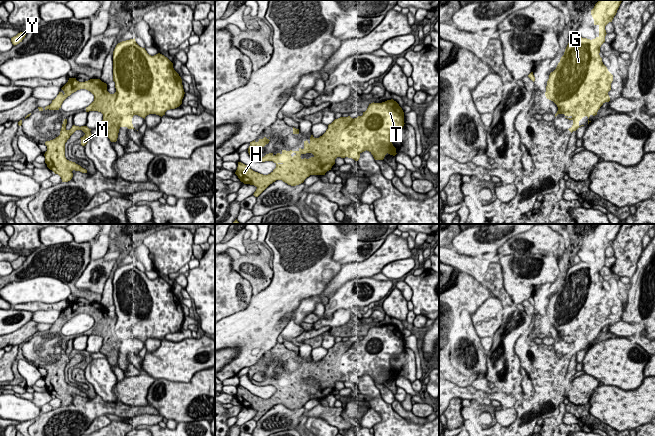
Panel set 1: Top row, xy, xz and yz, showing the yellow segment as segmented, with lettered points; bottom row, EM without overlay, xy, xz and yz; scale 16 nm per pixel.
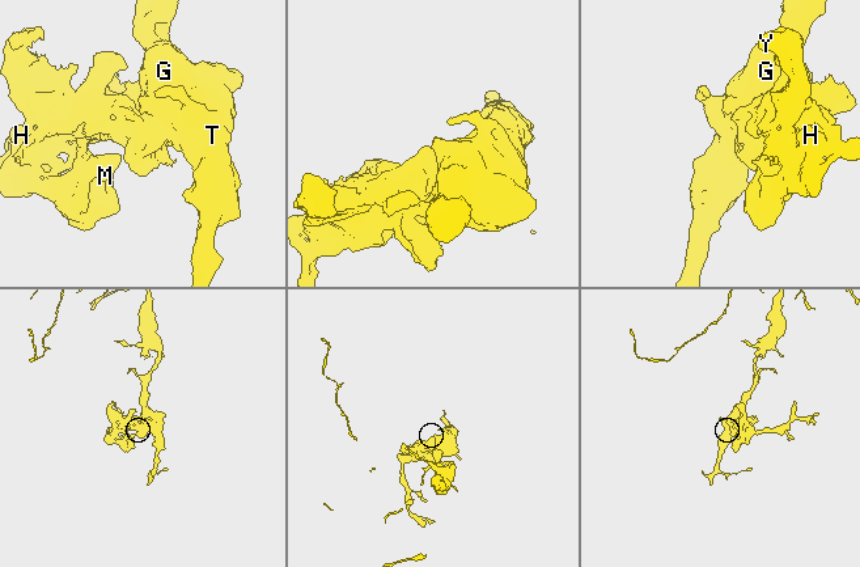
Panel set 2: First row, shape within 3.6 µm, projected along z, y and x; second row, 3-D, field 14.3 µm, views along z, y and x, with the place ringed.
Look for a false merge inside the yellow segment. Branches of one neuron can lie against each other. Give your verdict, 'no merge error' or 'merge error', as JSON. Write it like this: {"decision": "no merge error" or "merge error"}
{"decision": "merge error"}

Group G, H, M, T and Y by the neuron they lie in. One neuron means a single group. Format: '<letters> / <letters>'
G T / H M Y

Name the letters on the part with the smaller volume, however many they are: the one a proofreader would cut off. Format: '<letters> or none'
H, M, Y

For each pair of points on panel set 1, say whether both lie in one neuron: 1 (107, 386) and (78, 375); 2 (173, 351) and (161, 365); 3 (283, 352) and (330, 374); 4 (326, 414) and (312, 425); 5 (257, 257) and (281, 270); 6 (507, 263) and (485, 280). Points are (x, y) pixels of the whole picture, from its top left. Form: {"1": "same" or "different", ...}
{"1": "different", "2": "same", "3": "same", "4": "different", "5": "different", "6": "different"}

